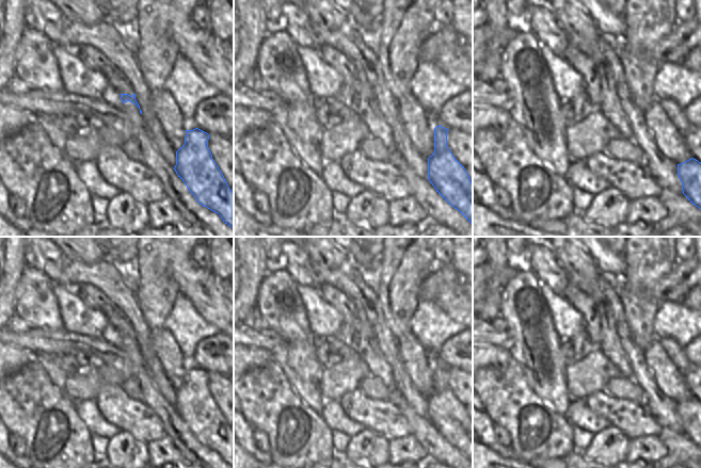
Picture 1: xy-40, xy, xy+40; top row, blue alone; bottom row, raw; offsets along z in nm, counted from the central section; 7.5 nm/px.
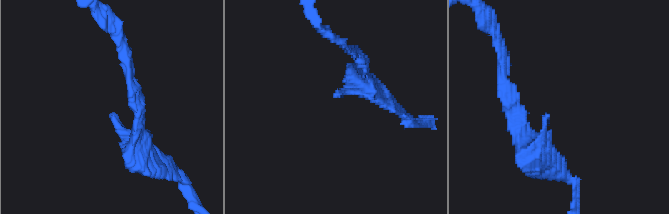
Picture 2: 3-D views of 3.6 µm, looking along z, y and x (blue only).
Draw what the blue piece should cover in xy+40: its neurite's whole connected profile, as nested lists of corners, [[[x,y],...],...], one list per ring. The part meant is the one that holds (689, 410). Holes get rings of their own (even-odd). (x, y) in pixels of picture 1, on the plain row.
[[[691,397],[678,403],[678,415],[686,437],[701,449],[701,401]]]

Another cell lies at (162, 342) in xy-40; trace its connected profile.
[[[166,328],[150,330],[150,346],[177,390],[185,383],[187,372],[182,366],[182,353],[174,336]]]

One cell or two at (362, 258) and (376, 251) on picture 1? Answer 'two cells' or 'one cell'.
two cells

